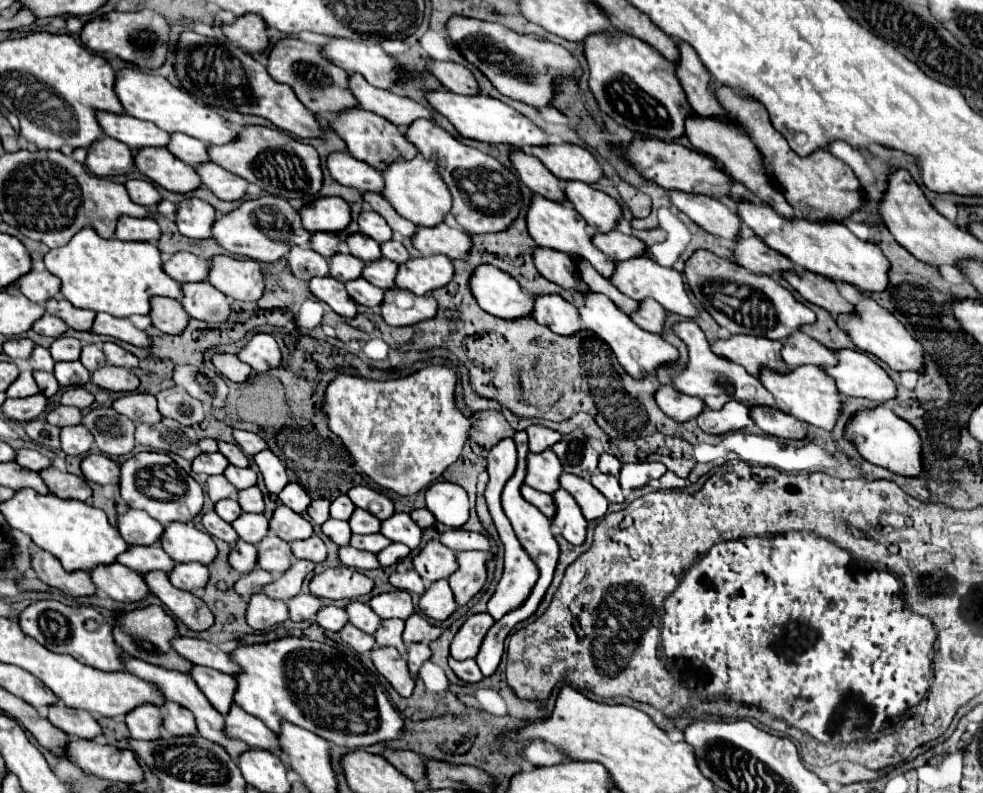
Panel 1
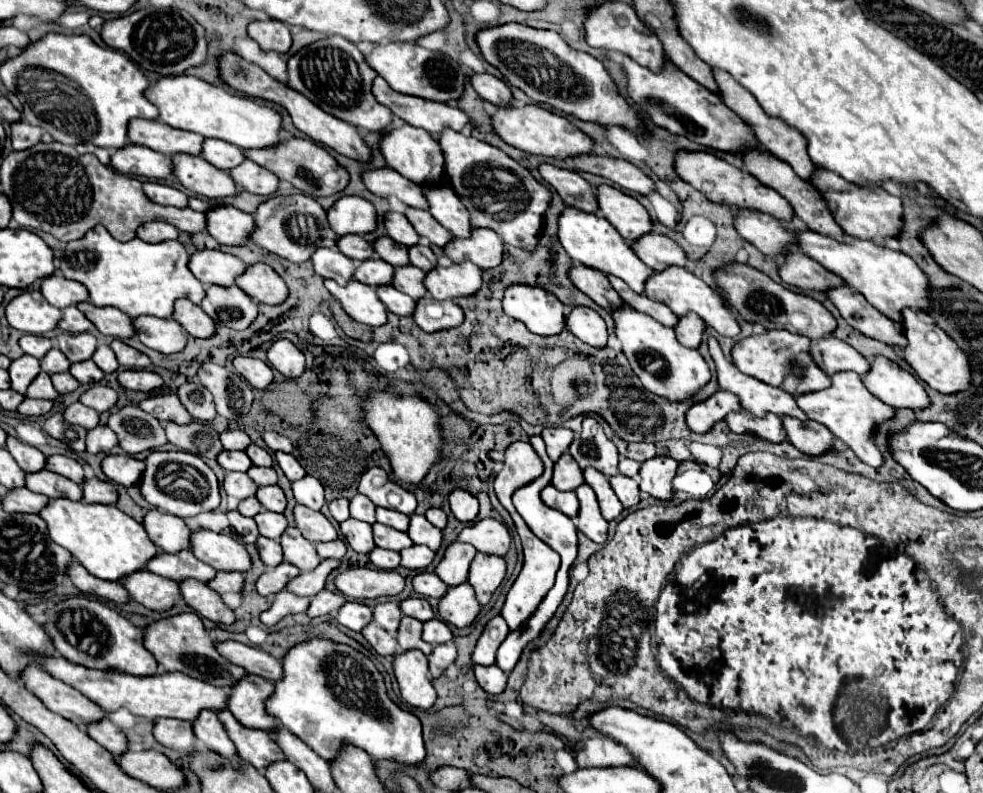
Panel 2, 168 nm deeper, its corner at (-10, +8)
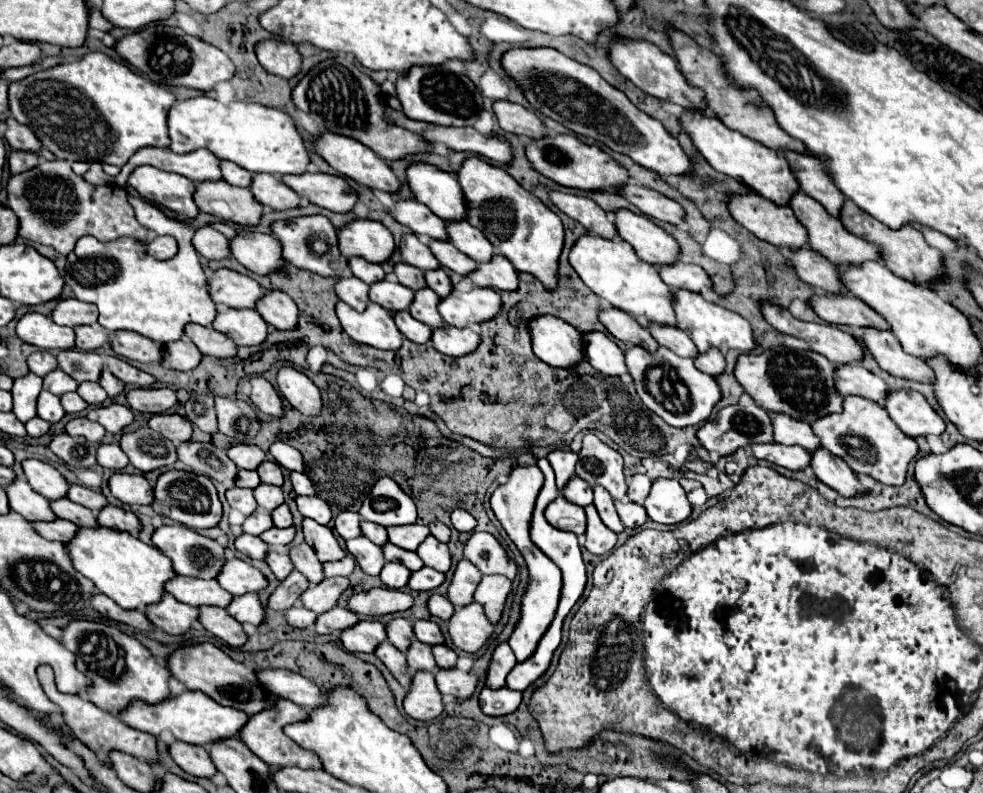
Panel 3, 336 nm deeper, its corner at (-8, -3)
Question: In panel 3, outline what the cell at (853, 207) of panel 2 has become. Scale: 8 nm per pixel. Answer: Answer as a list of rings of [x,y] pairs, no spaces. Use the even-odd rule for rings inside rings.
[[[845,198],[843,202],[843,208],[841,208],[841,214],[839,214],[839,220],[841,224],[855,236],[861,236],[865,242],[871,242],[871,244],[877,244],[879,246],[879,252],[881,252],[881,262],[895,274],[895,276],[901,276],[909,282],[917,282],[917,284],[929,284],[933,278],[939,278],[943,274],[943,268],[941,268],[941,252],[931,248],[921,232],[917,232],[913,226],[909,224],[903,224],[899,230],[891,230],[889,226],[881,224],[879,220],[875,220],[873,216],[861,212],[861,208],[857,208],[857,204],[853,204],[853,200]]]

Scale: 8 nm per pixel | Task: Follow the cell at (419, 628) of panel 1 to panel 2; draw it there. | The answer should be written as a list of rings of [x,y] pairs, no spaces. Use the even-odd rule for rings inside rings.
[[[431,619],[431,621],[423,623],[423,641],[431,643],[431,645],[443,645],[451,639],[453,639],[453,635],[451,635],[449,627],[443,621]]]

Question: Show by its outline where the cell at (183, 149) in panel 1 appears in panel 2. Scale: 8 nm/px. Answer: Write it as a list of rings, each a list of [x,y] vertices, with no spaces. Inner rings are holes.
[[[205,139],[203,143],[203,159],[209,161],[211,165],[219,167],[219,169],[233,169],[235,165],[239,165],[245,155],[241,149],[235,149],[235,145],[227,143],[227,141],[219,141],[219,139]]]

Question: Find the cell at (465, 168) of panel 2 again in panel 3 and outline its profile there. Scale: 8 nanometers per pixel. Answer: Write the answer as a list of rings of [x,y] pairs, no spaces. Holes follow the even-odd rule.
[[[469,156],[463,160],[455,176],[467,200],[465,220],[479,228],[497,248],[497,252],[513,262],[515,270],[529,272],[539,278],[545,288],[553,288],[553,284],[557,284],[557,256],[563,248],[563,224],[559,216],[547,204],[527,192],[503,168],[489,164],[479,156]]]

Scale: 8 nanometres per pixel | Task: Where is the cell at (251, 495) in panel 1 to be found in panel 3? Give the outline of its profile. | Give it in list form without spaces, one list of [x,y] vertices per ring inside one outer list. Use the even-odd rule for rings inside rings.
[[[281,504],[281,506],[277,506],[277,508],[271,512],[271,518],[273,518],[273,524],[275,524],[277,528],[289,528],[289,526],[293,526],[291,512],[289,512],[287,504]]]

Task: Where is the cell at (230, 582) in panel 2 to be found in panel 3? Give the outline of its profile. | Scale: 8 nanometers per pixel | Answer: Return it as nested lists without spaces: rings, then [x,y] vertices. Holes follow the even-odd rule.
[[[247,592],[245,596],[233,596],[233,600],[229,602],[229,608],[225,608],[235,620],[239,622],[251,622],[251,624],[261,624],[261,620],[265,618],[265,612],[261,608],[261,602],[257,598],[257,594]]]

